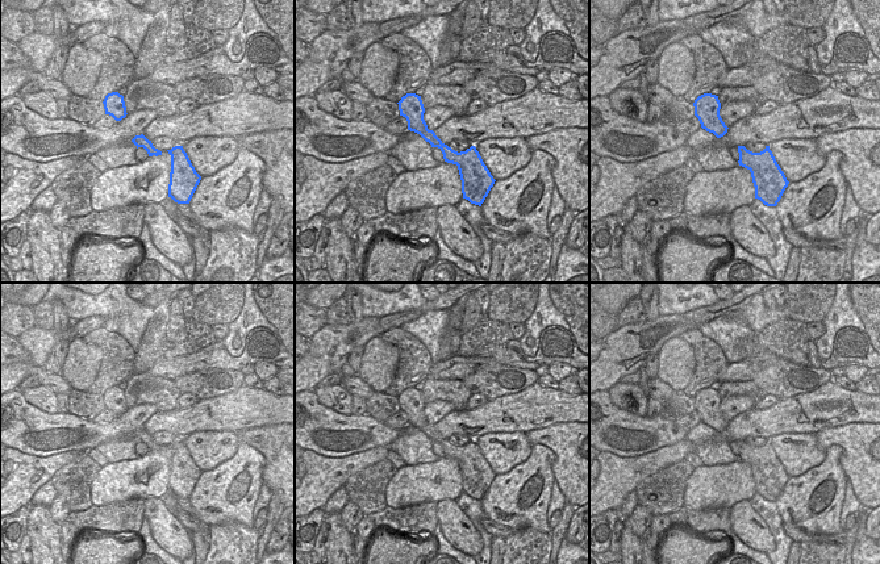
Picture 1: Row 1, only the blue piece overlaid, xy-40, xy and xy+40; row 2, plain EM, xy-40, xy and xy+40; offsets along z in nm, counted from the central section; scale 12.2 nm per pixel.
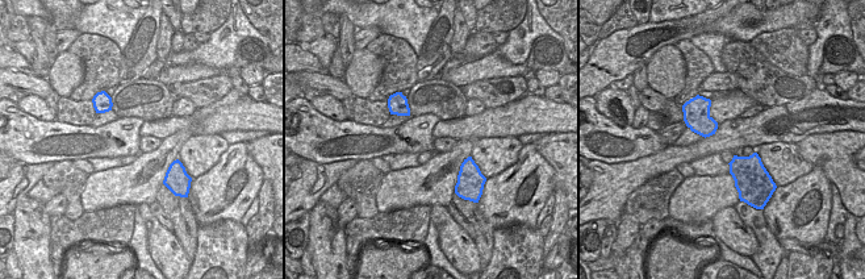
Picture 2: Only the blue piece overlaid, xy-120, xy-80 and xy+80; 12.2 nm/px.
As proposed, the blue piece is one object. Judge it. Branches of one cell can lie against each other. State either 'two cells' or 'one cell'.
one cell

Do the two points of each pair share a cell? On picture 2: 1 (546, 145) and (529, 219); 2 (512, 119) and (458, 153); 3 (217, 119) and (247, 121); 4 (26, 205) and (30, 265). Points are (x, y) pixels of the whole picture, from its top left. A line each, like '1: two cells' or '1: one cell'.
1: two cells
2: two cells
3: one cell
4: one cell

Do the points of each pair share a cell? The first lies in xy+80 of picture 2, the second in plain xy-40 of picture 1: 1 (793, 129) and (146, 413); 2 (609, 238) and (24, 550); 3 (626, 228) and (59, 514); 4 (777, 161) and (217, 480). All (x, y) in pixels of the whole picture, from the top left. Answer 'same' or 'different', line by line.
1: different
2: same
3: same
4: different

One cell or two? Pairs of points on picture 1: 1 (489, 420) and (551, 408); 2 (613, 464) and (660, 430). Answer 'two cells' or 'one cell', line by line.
1: one cell
2: two cells

